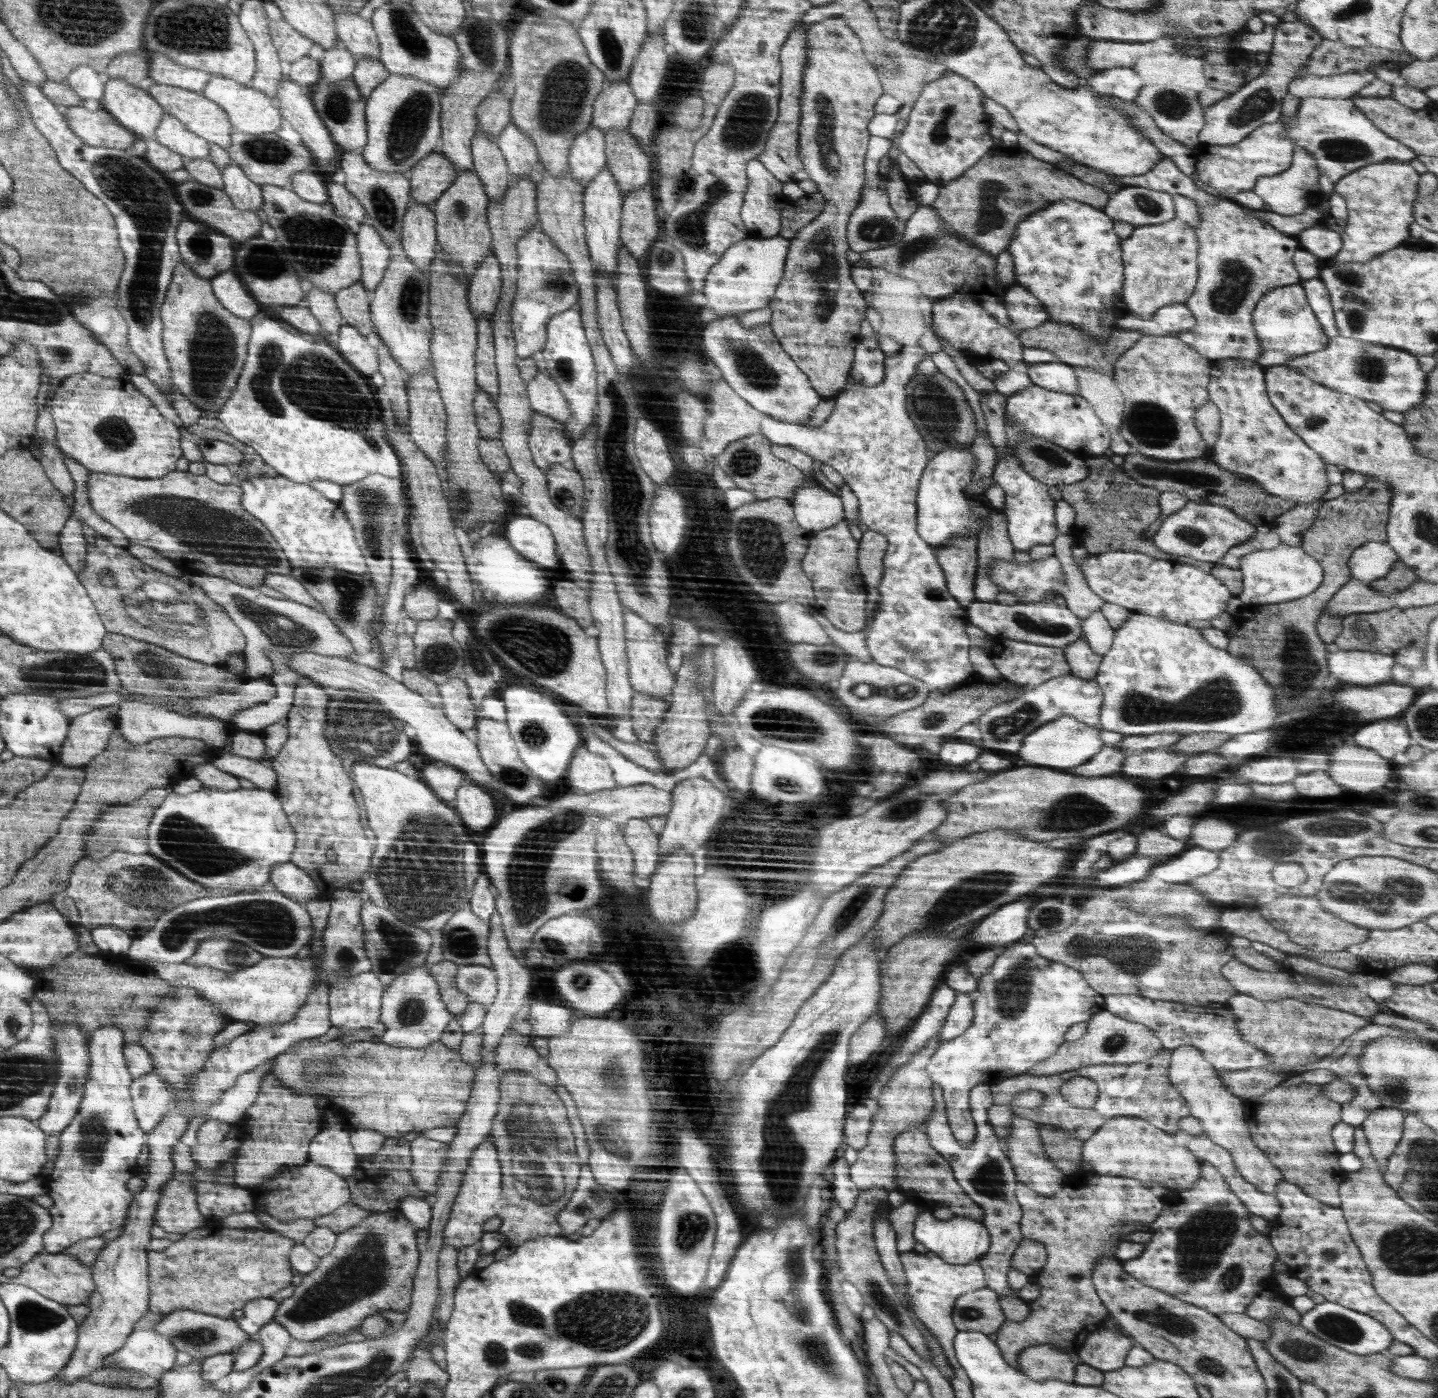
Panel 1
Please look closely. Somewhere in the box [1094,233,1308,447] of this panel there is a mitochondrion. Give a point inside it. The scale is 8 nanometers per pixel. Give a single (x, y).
(1233, 280)

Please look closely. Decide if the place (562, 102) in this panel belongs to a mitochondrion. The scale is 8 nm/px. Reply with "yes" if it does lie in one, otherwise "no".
yes

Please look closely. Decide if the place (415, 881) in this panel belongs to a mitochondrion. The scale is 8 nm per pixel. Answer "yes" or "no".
yes

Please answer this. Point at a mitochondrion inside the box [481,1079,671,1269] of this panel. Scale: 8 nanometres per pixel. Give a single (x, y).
(594, 1196)

